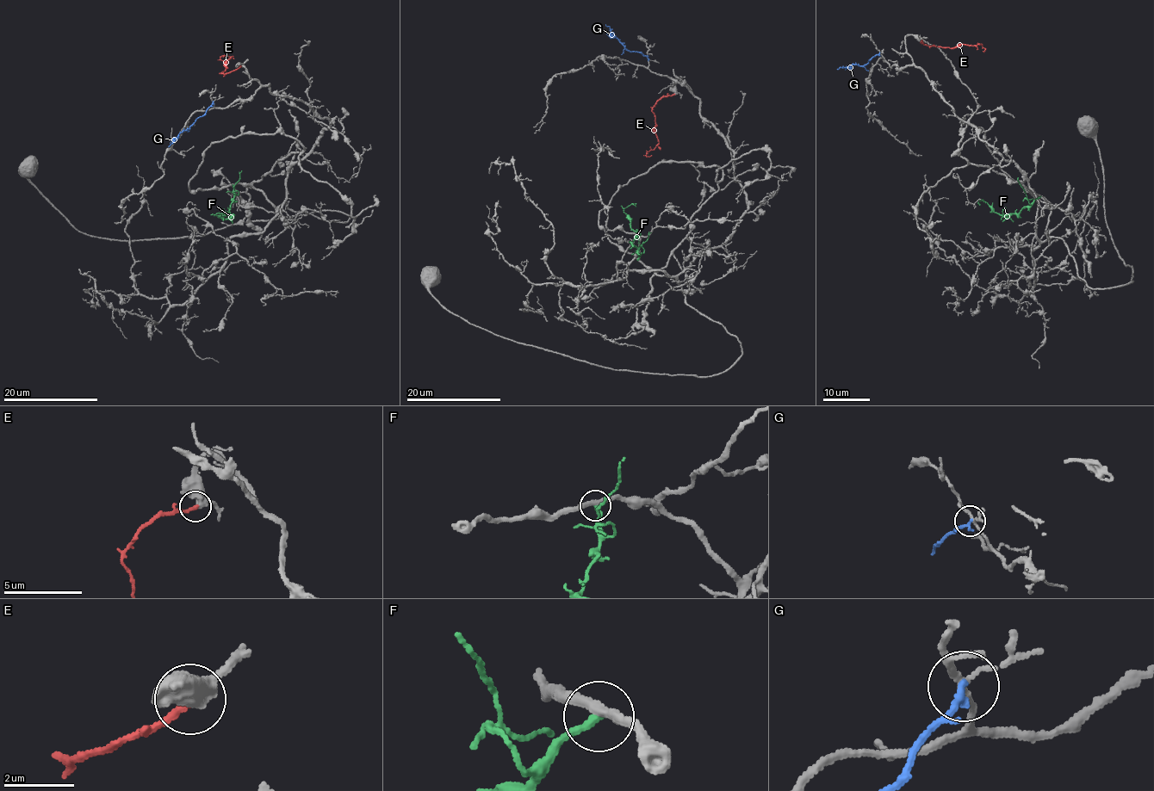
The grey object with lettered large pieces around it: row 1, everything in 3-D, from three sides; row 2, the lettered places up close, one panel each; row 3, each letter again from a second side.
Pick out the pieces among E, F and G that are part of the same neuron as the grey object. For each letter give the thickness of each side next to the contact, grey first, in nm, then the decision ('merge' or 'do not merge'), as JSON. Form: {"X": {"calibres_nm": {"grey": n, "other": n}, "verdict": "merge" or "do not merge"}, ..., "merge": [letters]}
{"E": {"calibres_nm": {"grey": 440, "other": 240}, "verdict": "merge"}, "F": {"calibres_nm": {"grey": 300, "other": 240}, "verdict": "do not merge"}, "G": {"calibres_nm": {"grey": 150, "other": 220}, "verdict": "do not merge"}, "merge": ["E"]}

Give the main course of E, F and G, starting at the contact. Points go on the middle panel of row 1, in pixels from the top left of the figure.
E: (673, 94), (662, 97), (652, 108), (659, 144), (646, 152), (648, 157), (652, 155)
F: (638, 259), (638, 249), (634, 244), (637, 232), (631, 226), (623, 209), (629, 205), (635, 206)
G: (648, 58), (624, 47), (605, 24)

